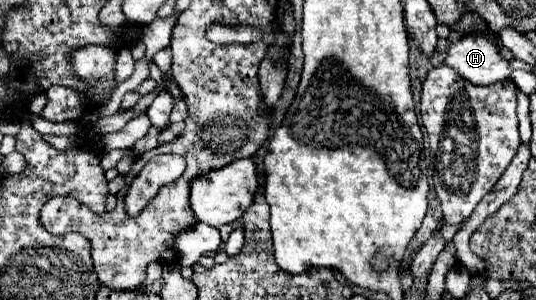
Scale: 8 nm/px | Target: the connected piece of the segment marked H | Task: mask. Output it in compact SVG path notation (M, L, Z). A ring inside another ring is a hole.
M468 35L462 41L452 43L444 63L474 85L492 85L504 81L512 71L508 61L504 61L498 53L498 47L484 35Z

